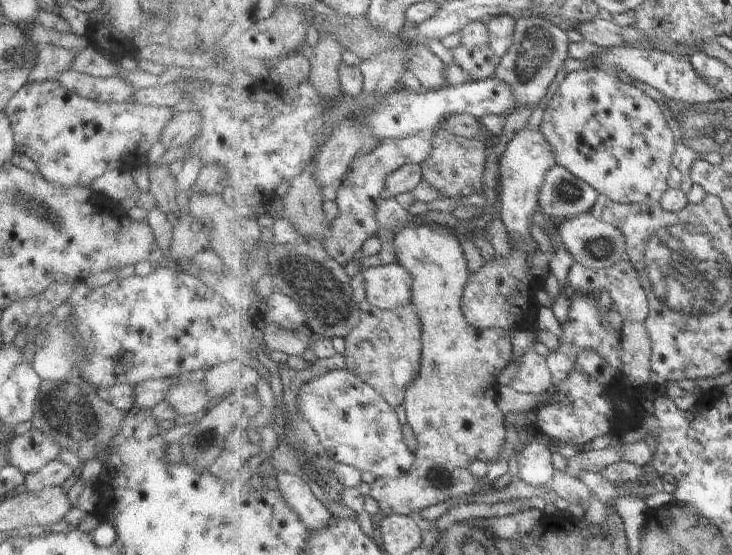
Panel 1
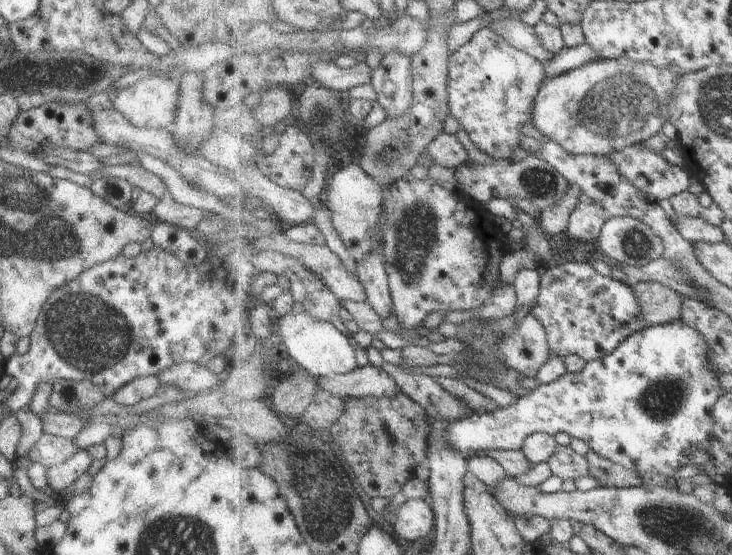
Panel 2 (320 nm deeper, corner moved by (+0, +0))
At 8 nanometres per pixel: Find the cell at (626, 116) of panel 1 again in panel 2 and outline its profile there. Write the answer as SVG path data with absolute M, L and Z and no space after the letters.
M642 144L625 147L621 151L606 155L606 157L609 157L615 163L622 175L625 175L646 195L655 200L670 199L690 189L693 174L688 167L672 165L661 153L656 153L651 149L647 150Z

